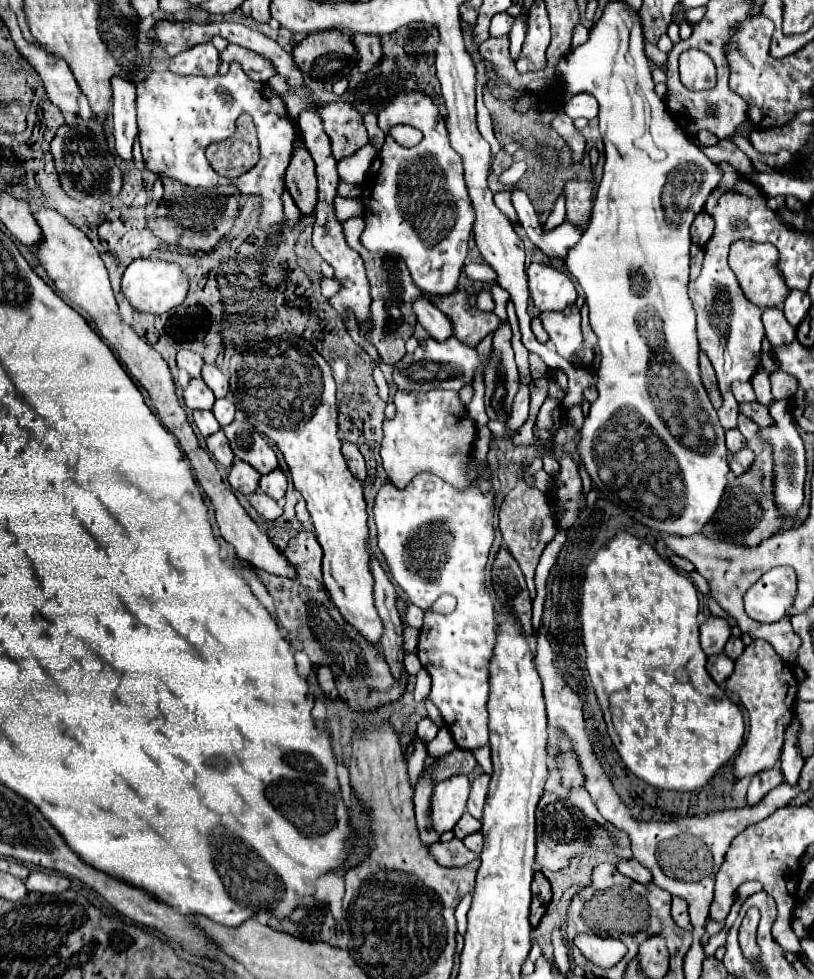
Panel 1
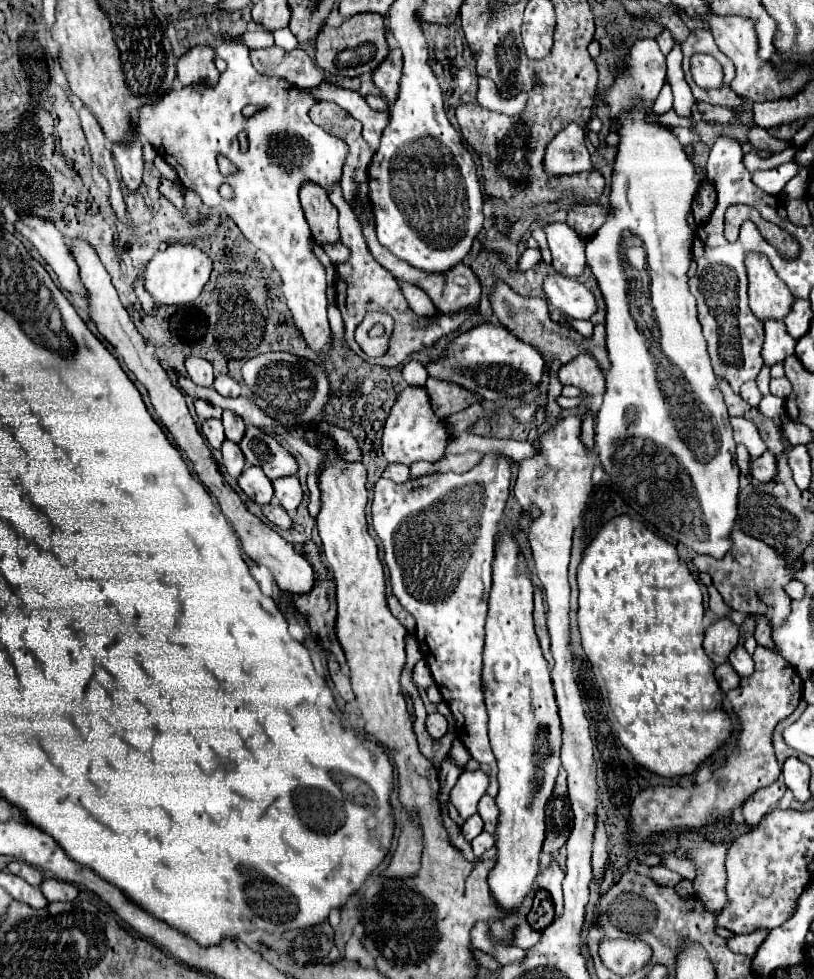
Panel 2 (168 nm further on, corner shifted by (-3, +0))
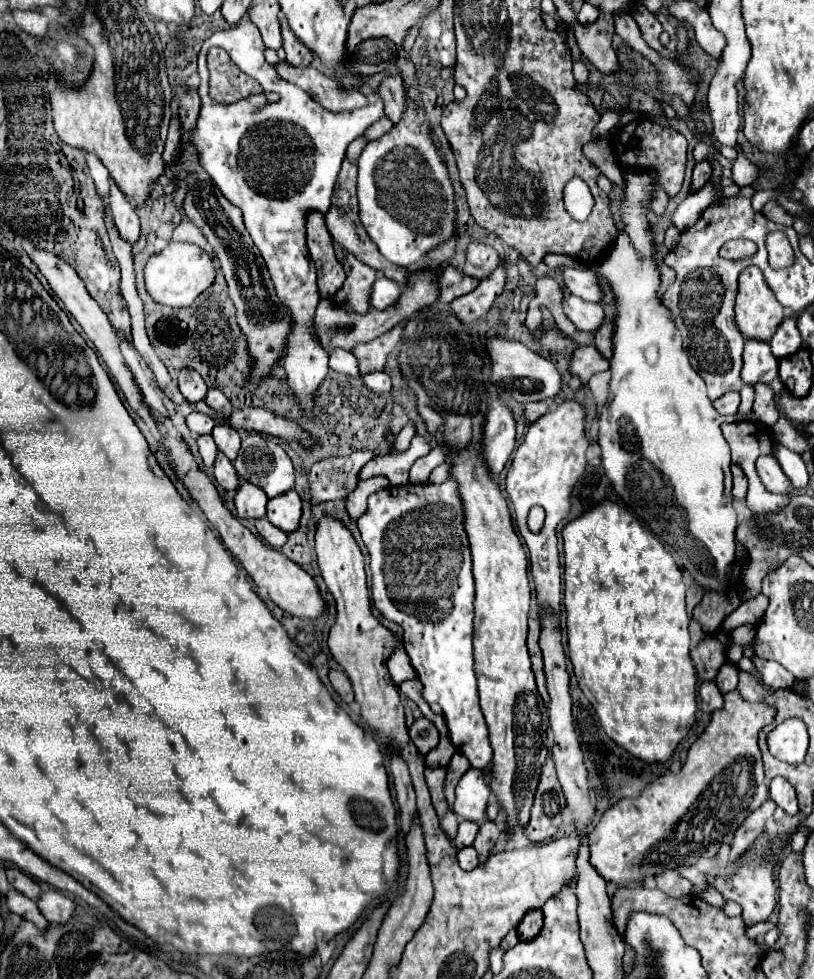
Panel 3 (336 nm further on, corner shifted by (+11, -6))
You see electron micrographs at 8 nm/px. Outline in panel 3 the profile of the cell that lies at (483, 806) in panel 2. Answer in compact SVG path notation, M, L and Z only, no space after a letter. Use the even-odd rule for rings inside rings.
M492 821L480 825L480 833L476 835L476 841L474 841L474 849L478 851L480 865L486 863L486 859L488 859L488 855L490 855L490 849L494 847L498 835L500 835L500 829L498 829Z

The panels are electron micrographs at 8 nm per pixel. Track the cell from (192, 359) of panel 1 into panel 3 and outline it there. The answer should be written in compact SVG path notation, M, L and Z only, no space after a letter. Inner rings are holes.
M182 369L180 375L178 375L178 387L180 387L180 393L184 395L184 399L188 403L198 403L198 401L204 401L206 397L206 383L204 379L192 371L192 369Z

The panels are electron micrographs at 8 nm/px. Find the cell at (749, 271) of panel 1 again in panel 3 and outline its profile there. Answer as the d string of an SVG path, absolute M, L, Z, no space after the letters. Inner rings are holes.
M746 267L738 279L736 325L744 339L770 341L784 319L784 307L776 301L758 267Z

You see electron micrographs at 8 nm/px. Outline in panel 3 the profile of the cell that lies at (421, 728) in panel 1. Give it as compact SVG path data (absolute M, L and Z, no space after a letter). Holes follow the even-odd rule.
M426 717L416 719L412 723L412 727L410 727L410 739L420 749L420 753L428 753L428 751L432 751L440 743L438 729Z

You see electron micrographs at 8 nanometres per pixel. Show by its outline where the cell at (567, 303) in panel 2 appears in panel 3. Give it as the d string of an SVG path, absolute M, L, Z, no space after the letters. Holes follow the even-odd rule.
M566 295L562 301L566 317L576 325L580 331L596 331L604 321L602 305L592 305L580 297Z

